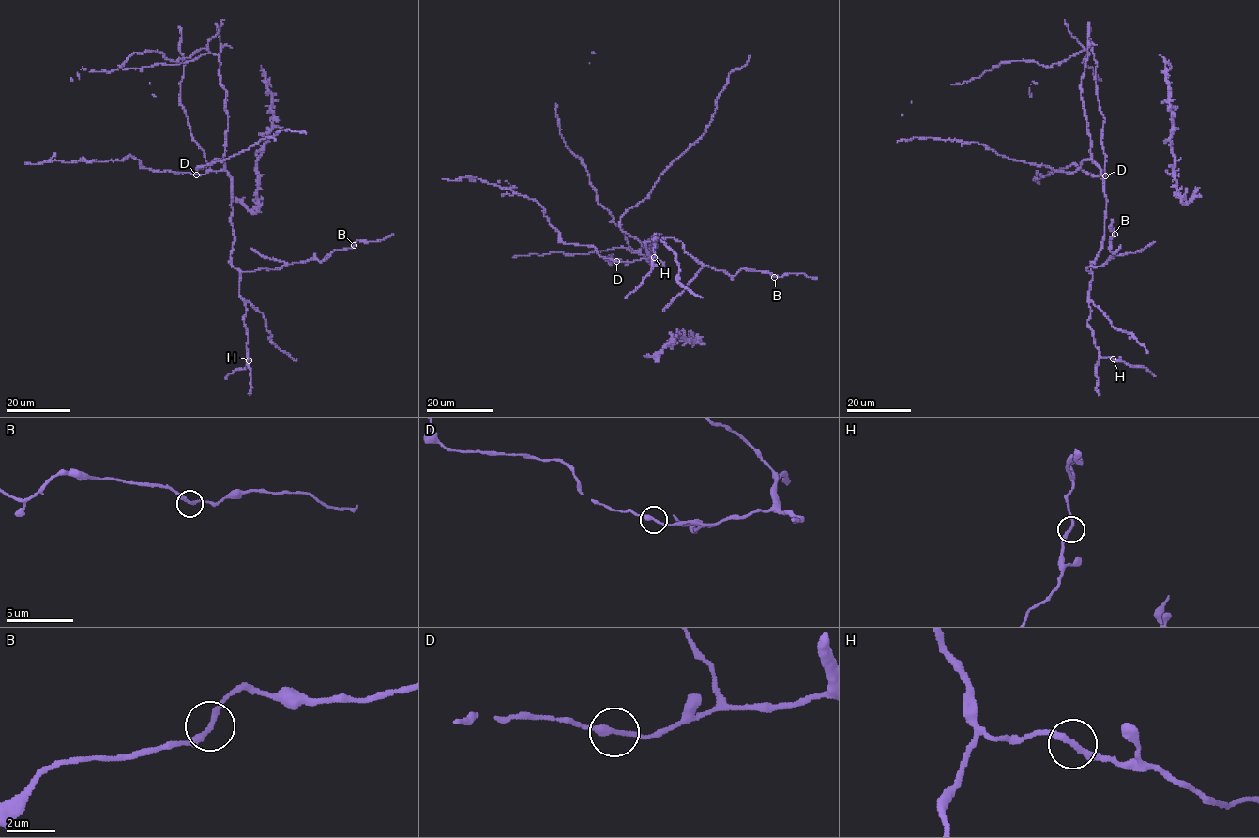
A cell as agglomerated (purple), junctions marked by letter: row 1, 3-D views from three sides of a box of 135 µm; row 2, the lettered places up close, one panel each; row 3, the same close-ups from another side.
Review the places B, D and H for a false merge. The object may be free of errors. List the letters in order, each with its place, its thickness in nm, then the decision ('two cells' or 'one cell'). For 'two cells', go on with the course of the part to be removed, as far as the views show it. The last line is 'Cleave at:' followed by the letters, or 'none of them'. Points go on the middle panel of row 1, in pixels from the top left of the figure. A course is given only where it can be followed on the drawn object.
B: place (774, 277); calibre 240 nm; one cell
D: place (616, 261); calibre 240 nm; one cell
H: place (654, 257); calibre 220 nm; one cell
Cleave at: none of them

